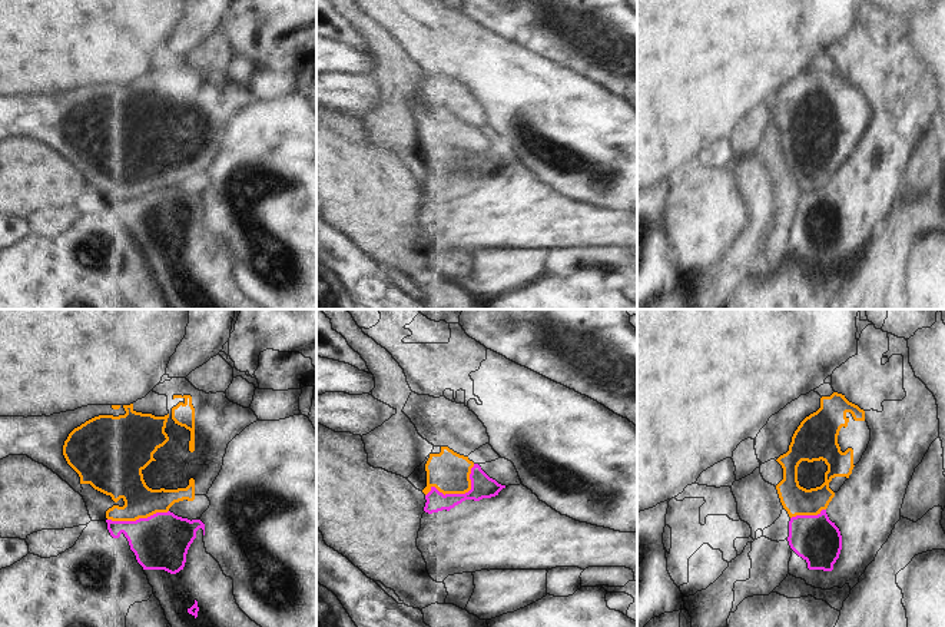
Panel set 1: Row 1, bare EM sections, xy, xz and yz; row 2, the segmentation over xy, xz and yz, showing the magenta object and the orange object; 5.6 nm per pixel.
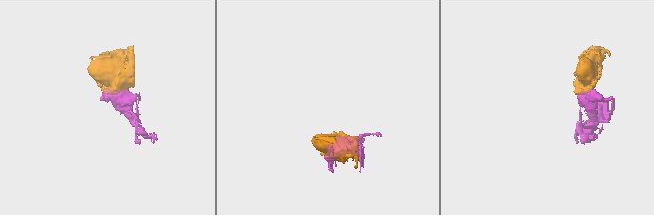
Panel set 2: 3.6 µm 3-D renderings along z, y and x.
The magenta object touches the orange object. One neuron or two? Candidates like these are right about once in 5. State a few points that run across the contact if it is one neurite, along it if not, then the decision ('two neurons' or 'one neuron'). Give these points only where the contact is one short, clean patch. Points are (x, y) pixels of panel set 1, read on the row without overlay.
xz (474, 143), (467, 171), (443, 173), (433, 166), (425, 175) | two neurons

